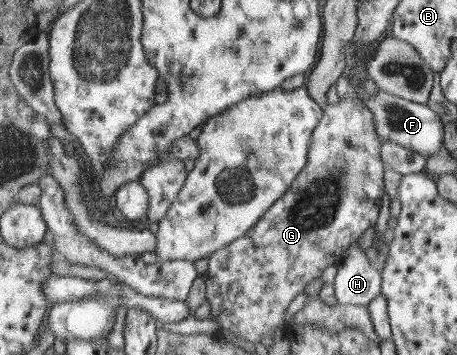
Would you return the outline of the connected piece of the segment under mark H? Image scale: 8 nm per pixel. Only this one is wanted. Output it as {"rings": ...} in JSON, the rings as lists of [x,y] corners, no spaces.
{"rings":[[[357,242],[338,264],[334,292],[339,304],[370,305],[380,294],[380,268],[368,263],[366,252]]]}

